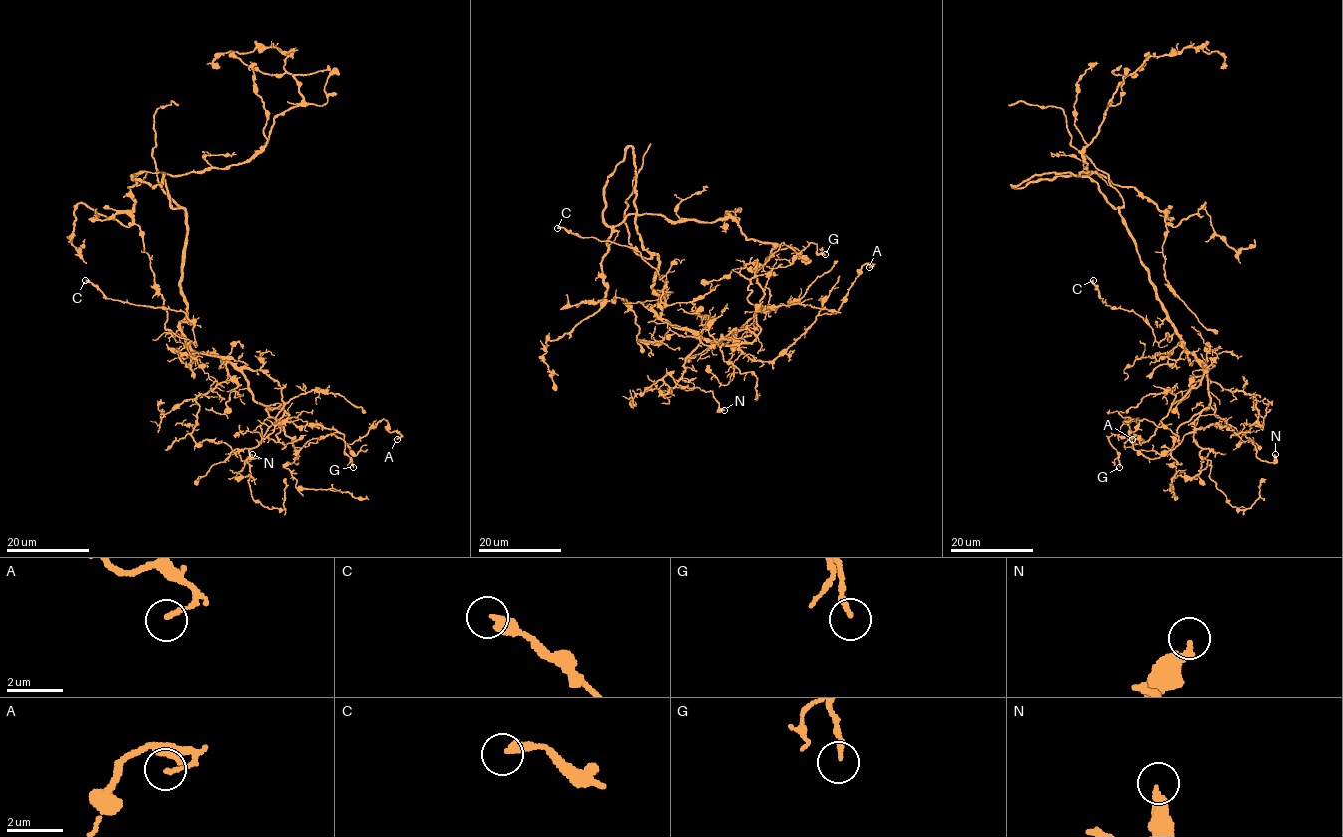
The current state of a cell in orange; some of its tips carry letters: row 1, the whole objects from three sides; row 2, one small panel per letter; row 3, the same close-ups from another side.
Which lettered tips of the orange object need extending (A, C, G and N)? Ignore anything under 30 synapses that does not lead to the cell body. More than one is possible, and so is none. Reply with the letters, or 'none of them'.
none of them

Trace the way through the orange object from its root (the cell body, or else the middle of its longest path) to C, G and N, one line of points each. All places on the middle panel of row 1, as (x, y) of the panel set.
C: (658, 266), (652, 285), (658, 301), (649, 310), (643, 303), (659, 299), (666, 283), (639, 251), (557, 228)
G: (658, 266), (658, 316), (739, 344), (760, 331), (768, 274), (811, 243), (825, 254)
N: (658, 266), (652, 308), (699, 338), (682, 377), (668, 391), (667, 374), (678, 385), (711, 391), (724, 410)

